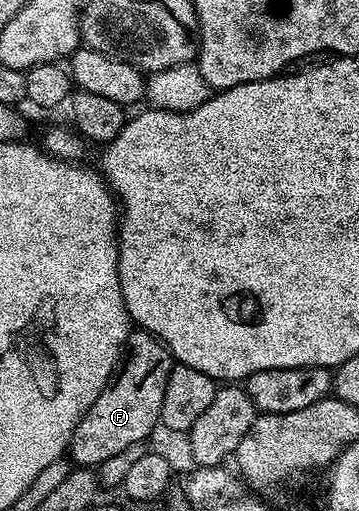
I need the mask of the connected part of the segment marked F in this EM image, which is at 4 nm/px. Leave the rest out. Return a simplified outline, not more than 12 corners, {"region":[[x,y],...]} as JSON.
{"region":[[136,328],[72,437],[77,467],[148,442],[174,365]]}

